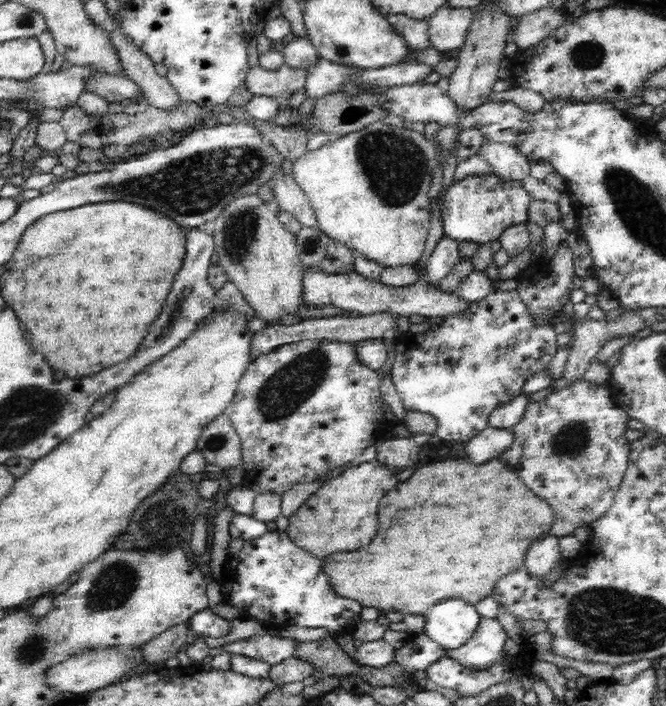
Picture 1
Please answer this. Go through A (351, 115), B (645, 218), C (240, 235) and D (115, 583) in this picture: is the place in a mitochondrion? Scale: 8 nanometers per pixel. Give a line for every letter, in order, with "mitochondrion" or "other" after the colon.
A: mitochondrion
B: mitochondrion
C: mitochondrion
D: mitochondrion

